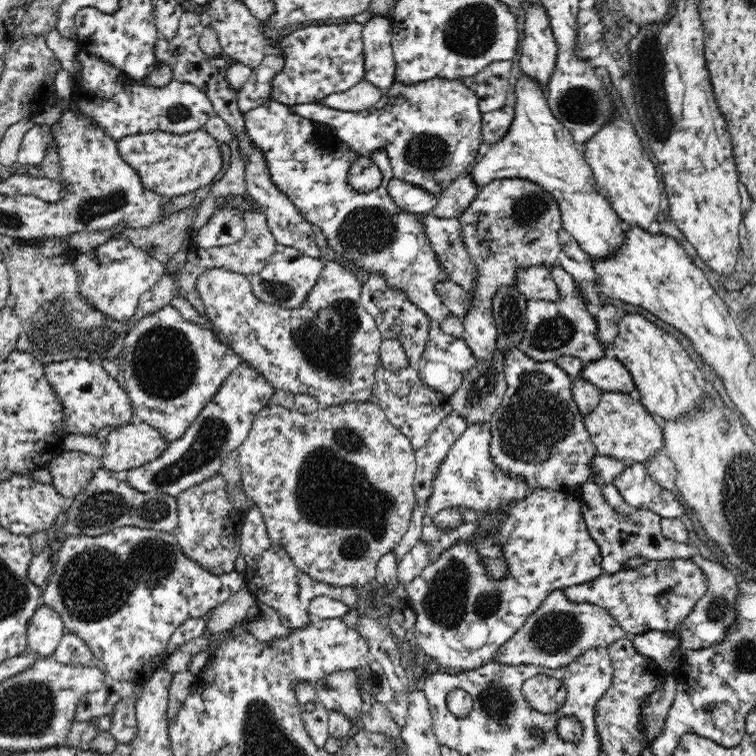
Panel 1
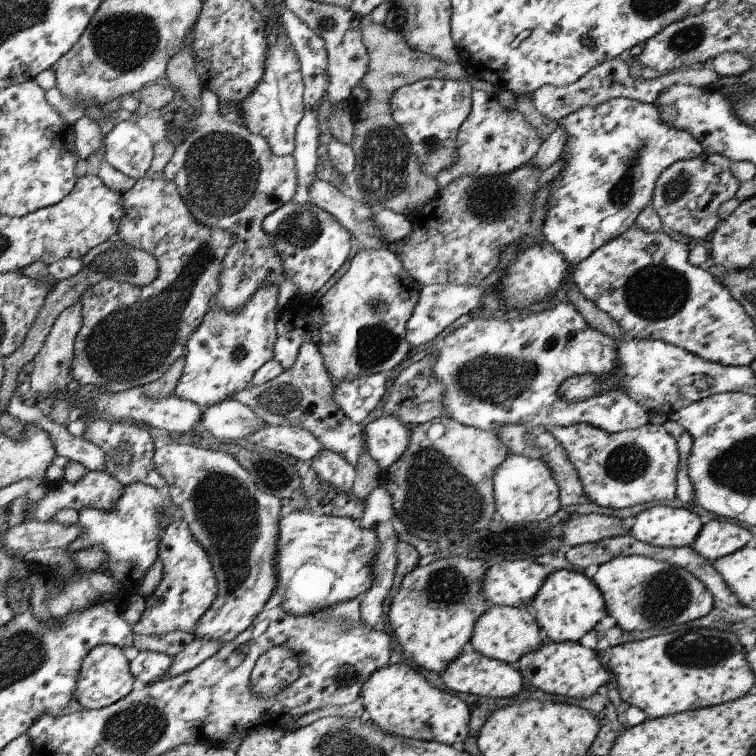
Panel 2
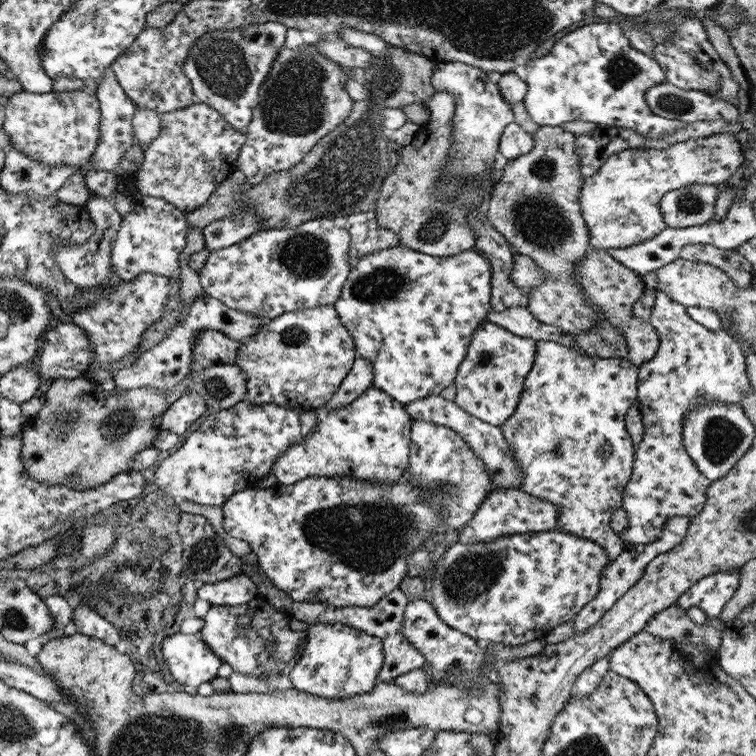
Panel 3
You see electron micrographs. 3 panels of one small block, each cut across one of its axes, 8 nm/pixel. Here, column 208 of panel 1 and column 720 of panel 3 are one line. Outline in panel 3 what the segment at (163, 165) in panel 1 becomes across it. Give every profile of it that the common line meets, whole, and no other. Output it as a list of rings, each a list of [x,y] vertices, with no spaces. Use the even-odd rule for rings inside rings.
[[[720,132],[719,134],[711,134],[707,138],[693,138],[685,142],[677,142],[673,147],[663,150],[628,149],[615,152],[615,155],[608,157],[593,175],[581,180],[581,189],[579,189],[579,214],[581,214],[589,231],[590,248],[622,250],[626,246],[639,244],[639,242],[660,233],[666,225],[661,219],[658,204],[665,192],[671,192],[671,190],[685,186],[703,184],[717,186],[727,183],[731,176],[735,176],[737,168],[742,168],[750,162],[745,156],[743,146],[735,139],[735,135]]]

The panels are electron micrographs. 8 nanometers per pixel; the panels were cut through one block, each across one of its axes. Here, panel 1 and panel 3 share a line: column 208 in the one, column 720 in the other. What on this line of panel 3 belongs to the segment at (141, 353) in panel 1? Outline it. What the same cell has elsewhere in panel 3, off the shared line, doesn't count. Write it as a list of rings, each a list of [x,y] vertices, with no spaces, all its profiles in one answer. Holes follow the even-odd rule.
[[[655,289],[654,305],[647,319],[655,329],[659,344],[655,354],[646,363],[638,366],[636,384],[636,403],[641,414],[643,436],[634,447],[634,461],[630,479],[622,492],[621,508],[626,512],[627,526],[622,532],[623,542],[647,544],[653,542],[660,534],[664,522],[672,516],[695,516],[703,508],[706,499],[707,480],[697,470],[695,463],[687,456],[682,445],[682,420],[686,414],[705,401],[738,404],[752,390],[746,375],[744,354],[739,343],[723,329],[707,330],[698,322],[687,316],[685,306],[669,299],[663,292]]]

